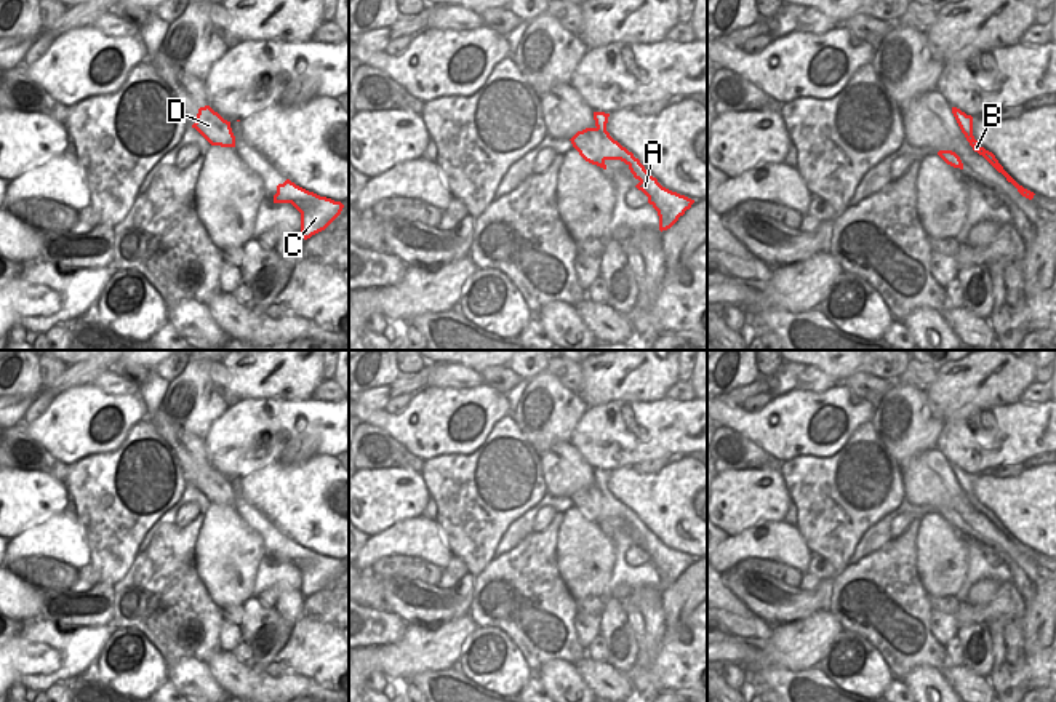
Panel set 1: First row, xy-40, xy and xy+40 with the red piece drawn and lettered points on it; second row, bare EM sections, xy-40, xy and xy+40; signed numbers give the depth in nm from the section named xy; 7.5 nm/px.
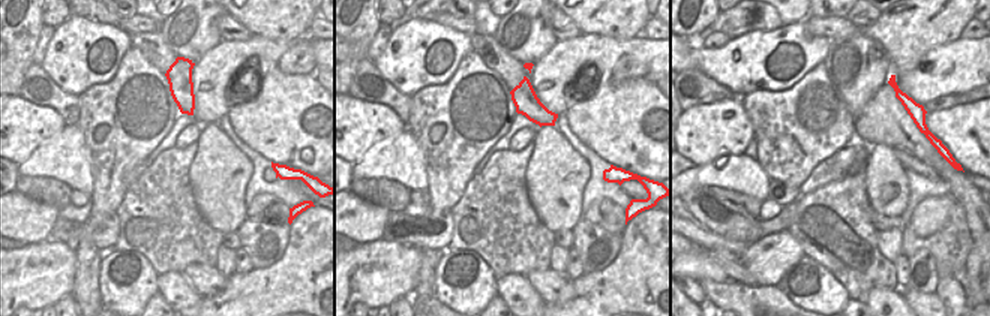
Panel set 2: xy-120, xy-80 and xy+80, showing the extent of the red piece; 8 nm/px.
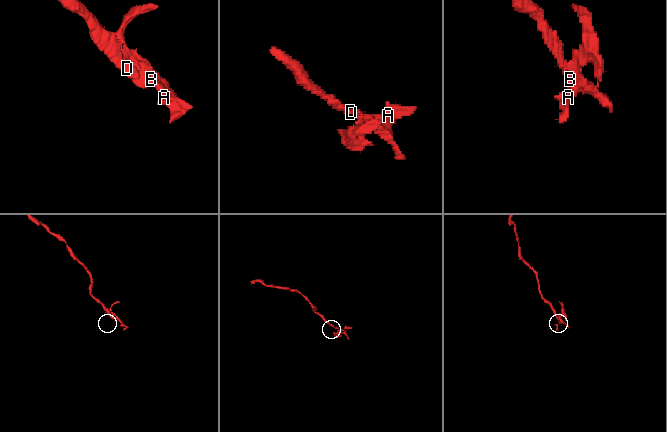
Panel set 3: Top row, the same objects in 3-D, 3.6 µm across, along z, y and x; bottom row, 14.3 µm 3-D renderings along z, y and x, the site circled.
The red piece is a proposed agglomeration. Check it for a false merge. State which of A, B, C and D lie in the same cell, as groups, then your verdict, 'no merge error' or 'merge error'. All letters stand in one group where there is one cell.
A B C / D | merge error

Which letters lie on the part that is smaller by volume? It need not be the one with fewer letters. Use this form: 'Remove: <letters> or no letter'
Remove: A, B, C

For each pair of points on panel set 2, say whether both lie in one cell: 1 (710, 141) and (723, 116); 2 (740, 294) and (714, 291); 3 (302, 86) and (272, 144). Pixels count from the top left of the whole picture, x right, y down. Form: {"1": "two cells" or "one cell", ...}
{"1": "one cell", "2": "one cell", "3": "one cell"}

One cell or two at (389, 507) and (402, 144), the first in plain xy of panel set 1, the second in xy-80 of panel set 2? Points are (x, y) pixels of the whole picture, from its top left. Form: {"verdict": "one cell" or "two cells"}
{"verdict": "two cells"}

